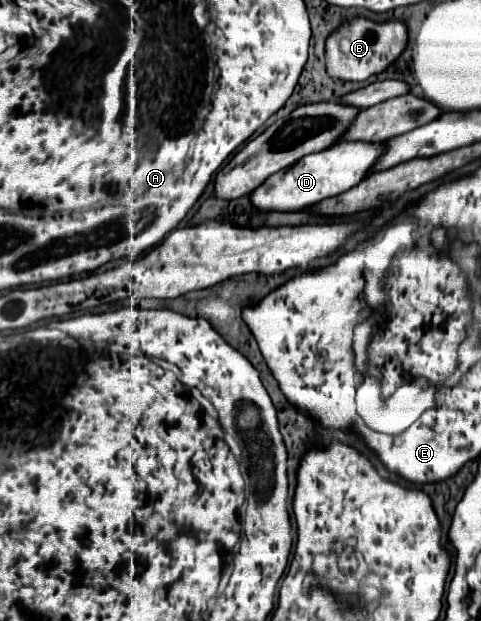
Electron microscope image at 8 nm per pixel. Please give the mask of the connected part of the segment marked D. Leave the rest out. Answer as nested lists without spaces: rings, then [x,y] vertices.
[[[339,142],[323,152],[309,154],[299,162],[295,162],[291,168],[279,170],[271,178],[267,178],[251,194],[251,202],[259,210],[279,210],[279,212],[303,210],[313,204],[319,204],[325,198],[343,194],[345,190],[357,186],[367,176],[371,166],[375,166],[385,148],[387,148],[385,142]]]

